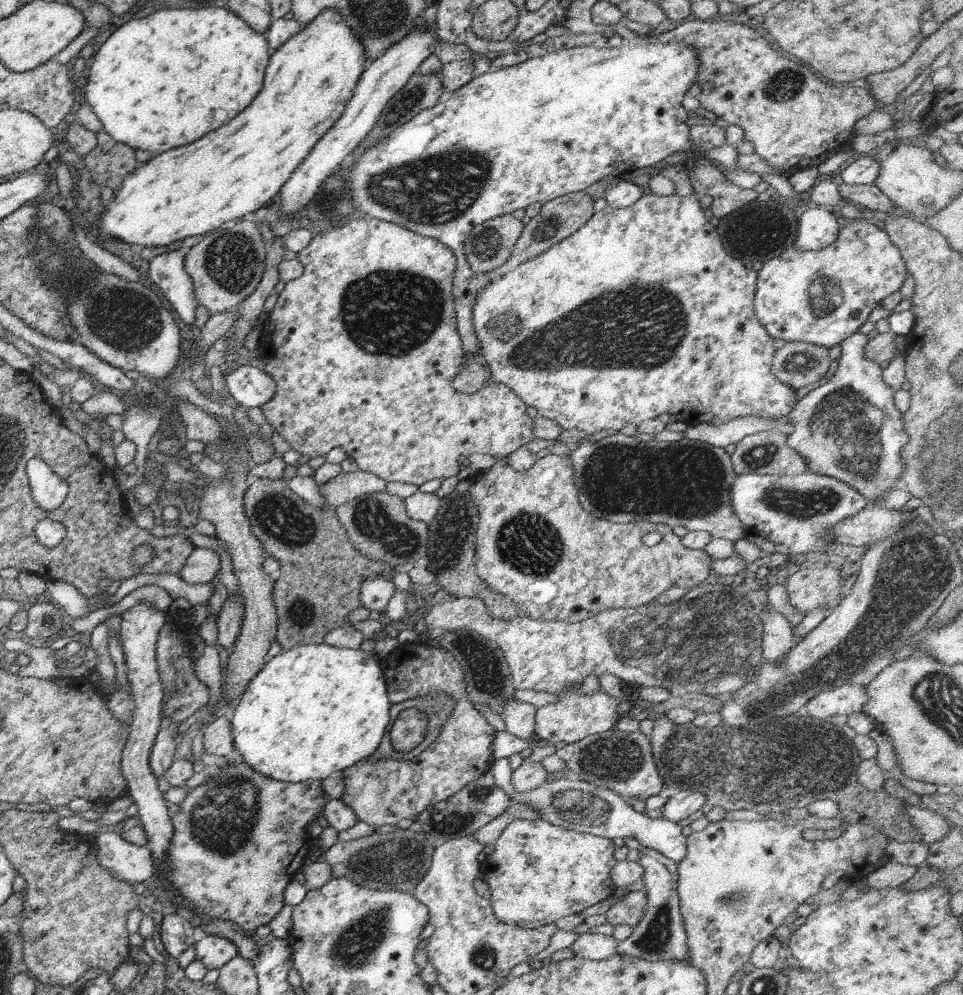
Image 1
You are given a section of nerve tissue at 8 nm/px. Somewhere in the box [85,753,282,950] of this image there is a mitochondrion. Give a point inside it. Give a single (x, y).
(224, 822)

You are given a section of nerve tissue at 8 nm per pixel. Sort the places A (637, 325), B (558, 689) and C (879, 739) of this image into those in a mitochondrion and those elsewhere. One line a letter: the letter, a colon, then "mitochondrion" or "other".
A: mitochondrion
B: other
C: other

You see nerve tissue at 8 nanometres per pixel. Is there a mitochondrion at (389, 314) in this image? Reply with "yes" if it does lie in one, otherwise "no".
yes

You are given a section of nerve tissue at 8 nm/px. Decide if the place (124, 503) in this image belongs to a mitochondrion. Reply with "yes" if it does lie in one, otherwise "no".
no

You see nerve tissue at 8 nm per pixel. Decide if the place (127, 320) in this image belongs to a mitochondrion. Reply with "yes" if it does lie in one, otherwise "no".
yes

